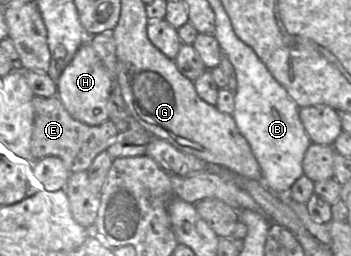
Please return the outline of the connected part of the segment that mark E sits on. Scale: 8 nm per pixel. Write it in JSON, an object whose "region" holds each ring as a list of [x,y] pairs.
{"region":[[[56,95],[52,97],[34,96],[32,104],[33,133],[30,142],[32,158],[56,156],[63,161],[70,173],[86,171],[95,157],[105,151],[119,133],[115,125],[109,120],[100,125],[89,126],[73,119]]]}

